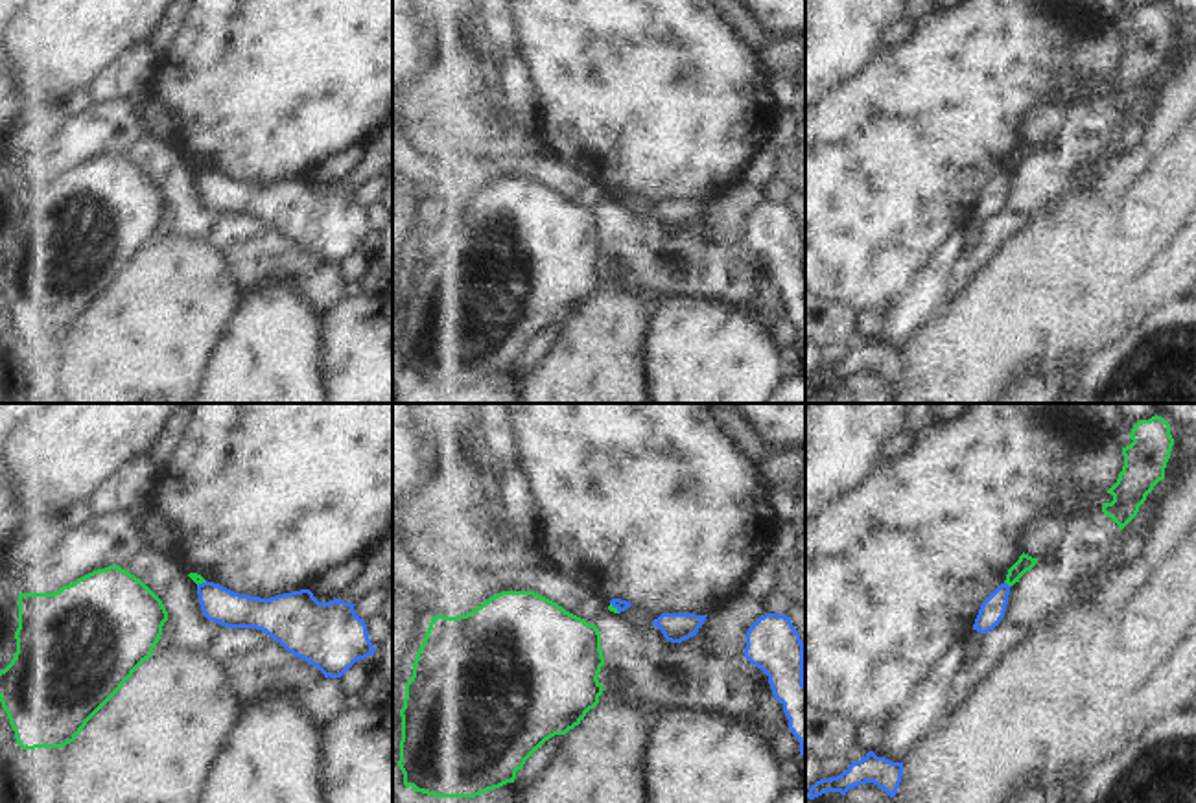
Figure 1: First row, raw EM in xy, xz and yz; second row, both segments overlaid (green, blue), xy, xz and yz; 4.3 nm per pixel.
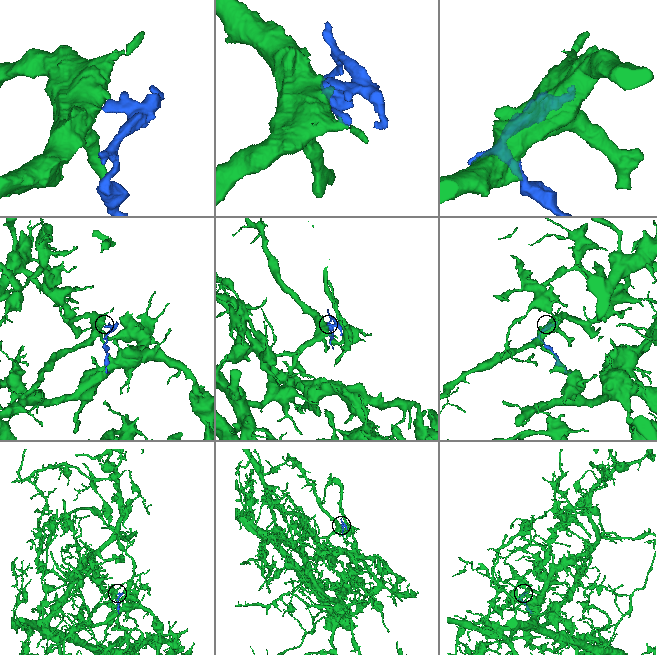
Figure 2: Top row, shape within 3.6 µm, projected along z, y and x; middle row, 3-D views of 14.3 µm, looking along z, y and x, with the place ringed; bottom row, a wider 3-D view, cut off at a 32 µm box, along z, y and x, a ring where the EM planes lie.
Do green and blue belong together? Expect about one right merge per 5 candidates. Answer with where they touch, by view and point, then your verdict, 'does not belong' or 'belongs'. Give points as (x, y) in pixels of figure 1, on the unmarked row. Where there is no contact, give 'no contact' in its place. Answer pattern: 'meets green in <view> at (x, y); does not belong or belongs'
meets green in yz at (1008, 172); does not belong

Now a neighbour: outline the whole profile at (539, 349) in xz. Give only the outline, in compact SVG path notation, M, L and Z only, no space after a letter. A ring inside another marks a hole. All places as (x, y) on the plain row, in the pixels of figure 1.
M555 322L545 328L523 352L522 357L516 359L514 370L522 374L533 372L538 363L549 354L551 346L562 337L566 330L566 322Z

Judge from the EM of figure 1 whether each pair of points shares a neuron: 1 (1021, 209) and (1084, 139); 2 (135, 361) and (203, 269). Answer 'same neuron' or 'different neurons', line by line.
1: same neuron
2: same neuron

